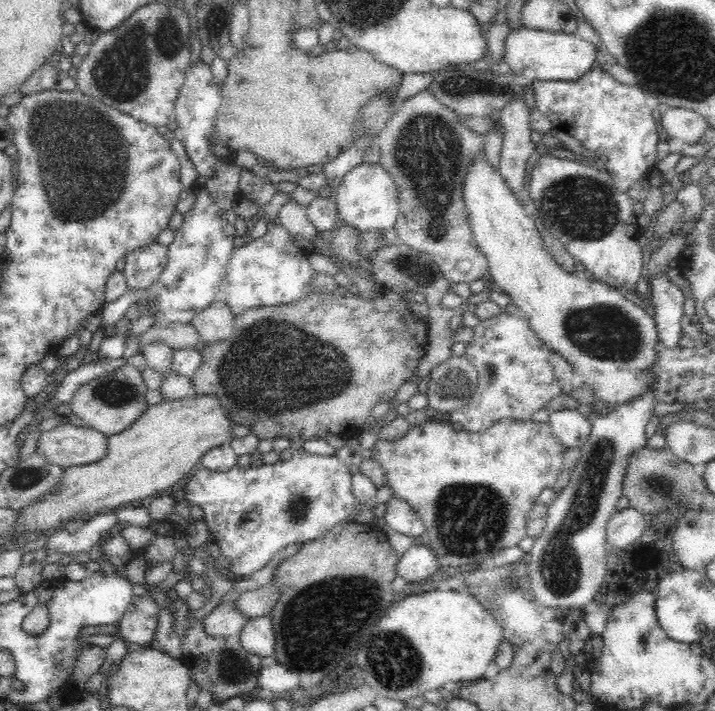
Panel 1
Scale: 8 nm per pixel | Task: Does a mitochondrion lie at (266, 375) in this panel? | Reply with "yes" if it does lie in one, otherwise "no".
yes

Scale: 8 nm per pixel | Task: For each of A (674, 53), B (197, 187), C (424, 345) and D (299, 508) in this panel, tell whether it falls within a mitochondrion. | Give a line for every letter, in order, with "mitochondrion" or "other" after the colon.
A: mitochondrion
B: other
C: other
D: mitochondrion

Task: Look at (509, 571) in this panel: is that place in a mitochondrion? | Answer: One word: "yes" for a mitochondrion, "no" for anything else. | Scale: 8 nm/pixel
no

